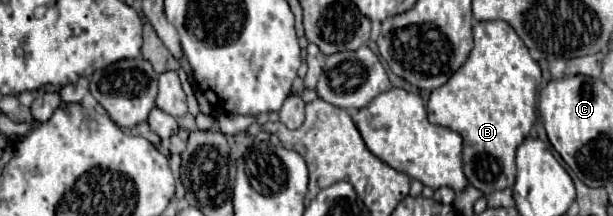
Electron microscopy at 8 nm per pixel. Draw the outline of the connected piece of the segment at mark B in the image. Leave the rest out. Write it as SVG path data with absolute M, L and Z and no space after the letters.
M506 21L474 23L474 49L466 63L444 83L434 89L428 99L428 121L448 127L464 139L464 173L472 187L490 195L514 185L516 179L516 147L528 137L536 121L536 91L542 81L538 63L530 57L528 47Z

